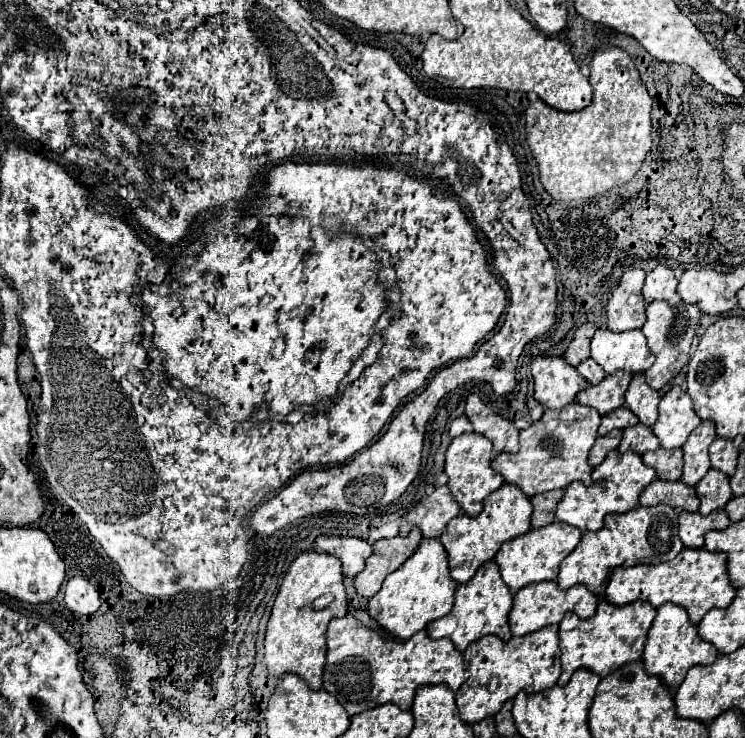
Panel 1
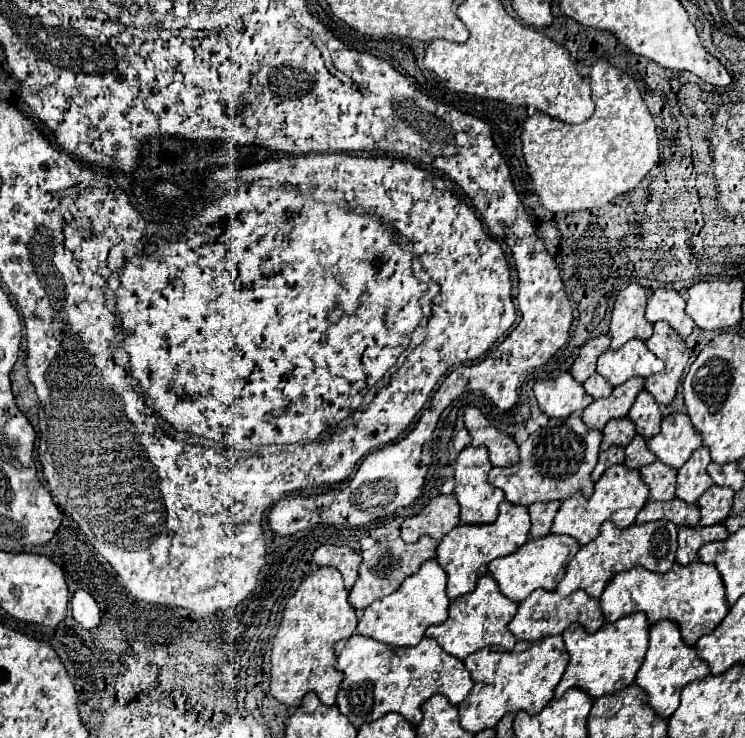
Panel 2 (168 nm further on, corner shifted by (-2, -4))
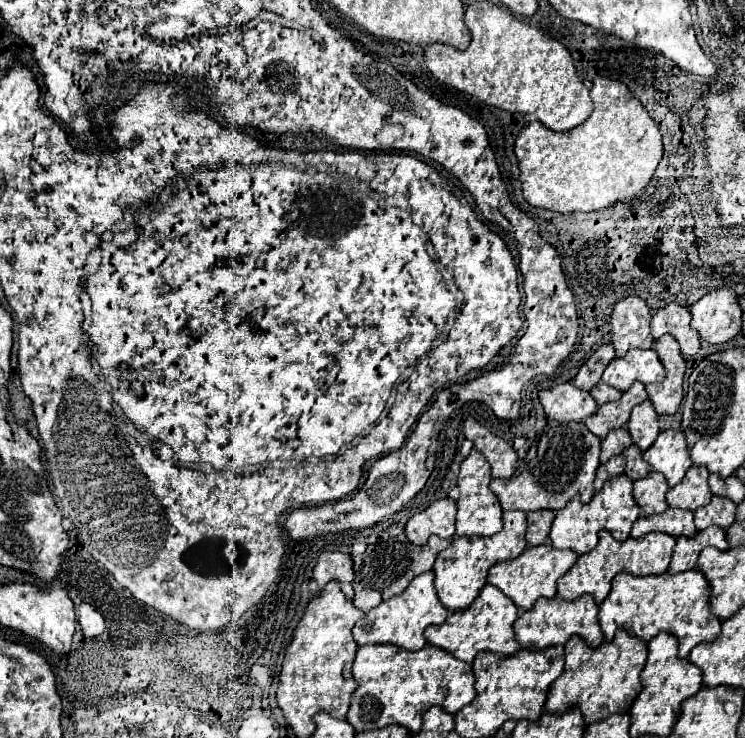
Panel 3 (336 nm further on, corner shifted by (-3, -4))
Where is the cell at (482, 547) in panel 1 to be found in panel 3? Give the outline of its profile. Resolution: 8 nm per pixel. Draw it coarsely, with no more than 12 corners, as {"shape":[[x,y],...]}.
{"shape":[[525,514],[491,538],[451,540],[433,566],[447,610],[471,606],[489,568],[527,548]]}

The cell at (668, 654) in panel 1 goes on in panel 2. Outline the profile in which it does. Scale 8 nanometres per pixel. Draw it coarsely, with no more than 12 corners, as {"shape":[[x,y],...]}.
{"shape":[[676,622],[650,626],[634,682],[662,718],[680,690],[710,668],[682,642]]}

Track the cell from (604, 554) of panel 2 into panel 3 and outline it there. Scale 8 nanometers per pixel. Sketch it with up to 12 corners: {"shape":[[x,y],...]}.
{"shape":[[607,530],[557,580],[557,596],[601,604],[617,572],[667,572],[675,538],[617,542]]}

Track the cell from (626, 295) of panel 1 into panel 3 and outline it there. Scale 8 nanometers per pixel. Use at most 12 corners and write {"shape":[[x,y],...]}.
{"shape":[[627,296],[611,314],[617,356],[651,348],[651,312],[645,300]]}

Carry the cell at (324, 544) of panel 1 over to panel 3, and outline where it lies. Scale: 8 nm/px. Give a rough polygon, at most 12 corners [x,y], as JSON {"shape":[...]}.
{"shape":[[323,552],[313,570],[323,590],[331,580],[353,600],[353,560]]}

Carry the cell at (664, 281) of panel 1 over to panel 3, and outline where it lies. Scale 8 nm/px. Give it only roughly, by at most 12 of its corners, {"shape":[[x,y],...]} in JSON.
{"shape":[[673,302],[653,312],[651,334],[671,334],[683,358],[695,358],[699,338],[689,310]]}

